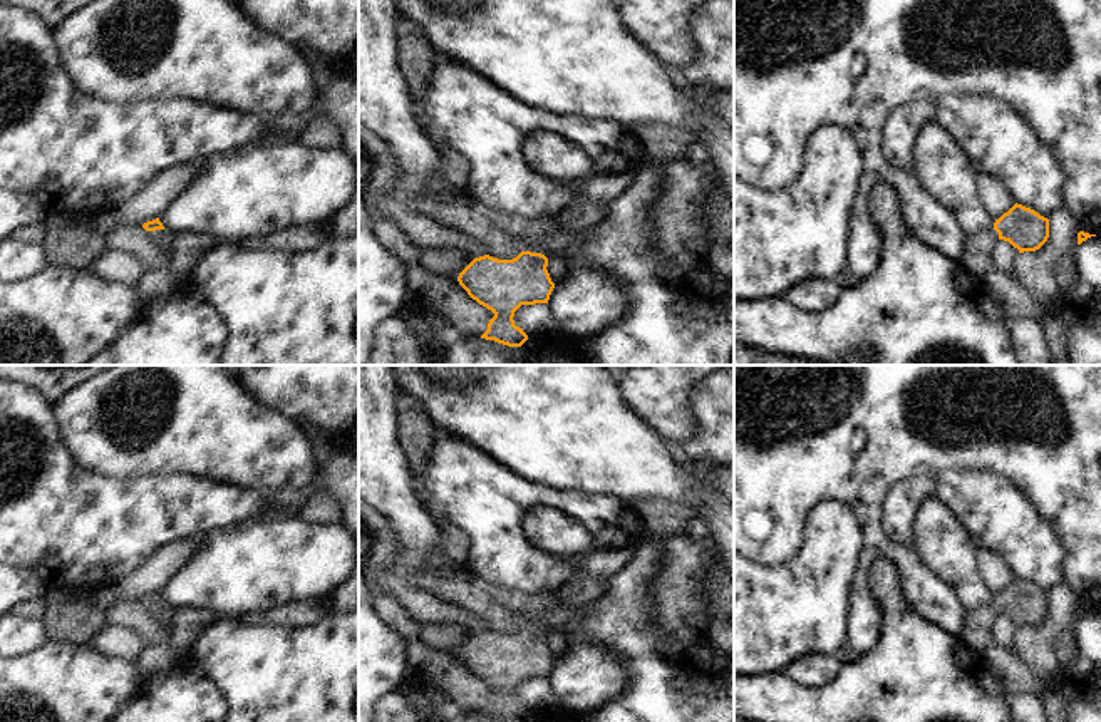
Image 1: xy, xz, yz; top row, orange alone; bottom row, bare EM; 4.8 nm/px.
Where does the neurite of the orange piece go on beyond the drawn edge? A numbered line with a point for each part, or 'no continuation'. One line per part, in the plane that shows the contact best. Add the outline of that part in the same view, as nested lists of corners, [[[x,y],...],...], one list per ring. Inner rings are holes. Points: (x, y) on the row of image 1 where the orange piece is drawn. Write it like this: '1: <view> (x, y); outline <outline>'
1: xz (527, 245); outline [[[531,240],[519,241],[519,250],[543,255],[543,248]]]

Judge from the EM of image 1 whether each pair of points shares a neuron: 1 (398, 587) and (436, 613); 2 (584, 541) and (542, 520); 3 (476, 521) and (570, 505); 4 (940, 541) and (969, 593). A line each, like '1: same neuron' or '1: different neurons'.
1: same neuron
2: same neuron
3: same neuron
4: same neuron

